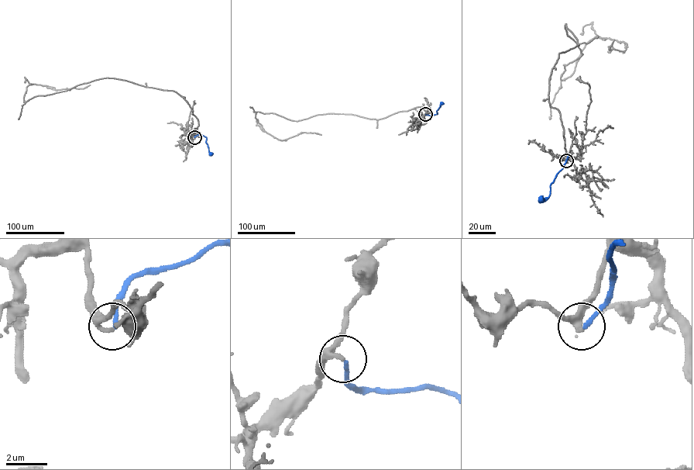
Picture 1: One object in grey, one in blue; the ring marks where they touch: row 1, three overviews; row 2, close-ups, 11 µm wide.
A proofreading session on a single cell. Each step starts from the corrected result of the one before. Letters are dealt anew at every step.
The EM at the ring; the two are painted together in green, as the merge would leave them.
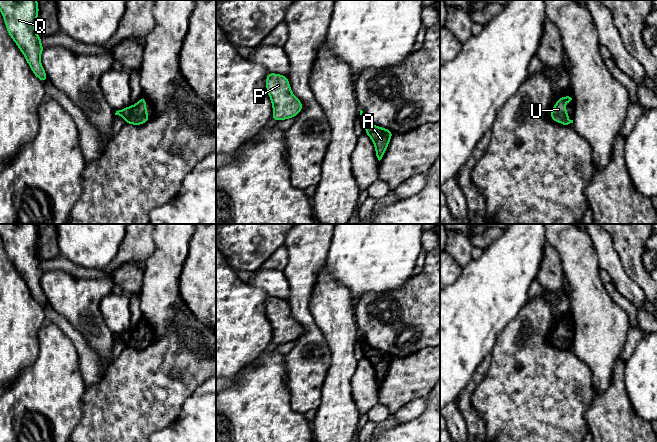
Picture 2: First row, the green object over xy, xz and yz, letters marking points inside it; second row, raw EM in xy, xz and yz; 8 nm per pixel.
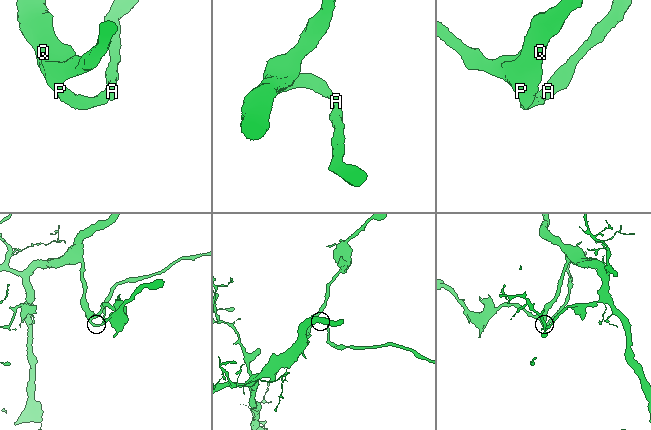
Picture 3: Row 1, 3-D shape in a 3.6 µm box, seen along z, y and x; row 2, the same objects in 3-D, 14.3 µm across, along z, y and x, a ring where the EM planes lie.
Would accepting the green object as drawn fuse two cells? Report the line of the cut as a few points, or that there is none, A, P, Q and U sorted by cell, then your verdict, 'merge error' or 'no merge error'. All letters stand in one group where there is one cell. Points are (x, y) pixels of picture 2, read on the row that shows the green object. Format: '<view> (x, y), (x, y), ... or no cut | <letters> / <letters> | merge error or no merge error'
no cut | A P Q U | no merge error

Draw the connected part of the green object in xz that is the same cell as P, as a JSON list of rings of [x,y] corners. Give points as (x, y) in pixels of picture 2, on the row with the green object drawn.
[[[267,72],[266,91],[272,102],[272,121],[296,117],[303,109],[303,103],[292,93],[285,75]]]

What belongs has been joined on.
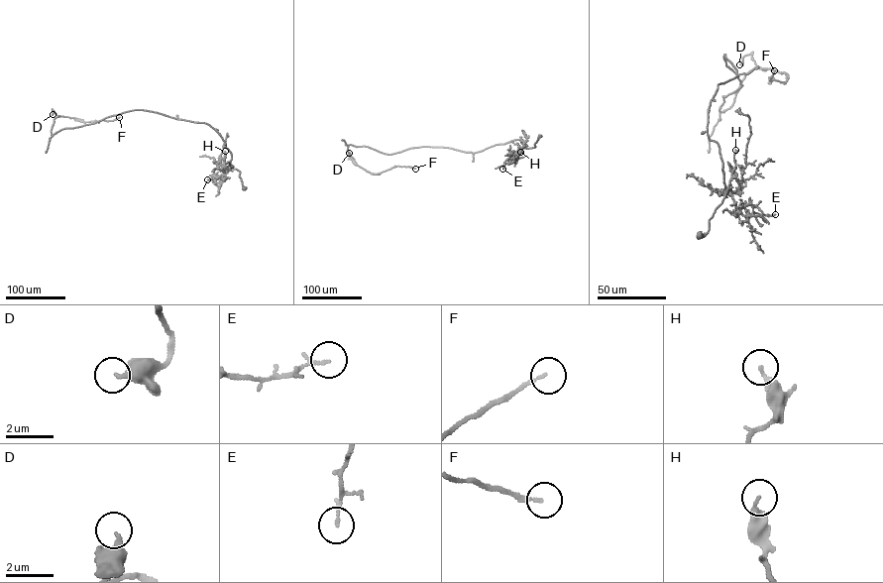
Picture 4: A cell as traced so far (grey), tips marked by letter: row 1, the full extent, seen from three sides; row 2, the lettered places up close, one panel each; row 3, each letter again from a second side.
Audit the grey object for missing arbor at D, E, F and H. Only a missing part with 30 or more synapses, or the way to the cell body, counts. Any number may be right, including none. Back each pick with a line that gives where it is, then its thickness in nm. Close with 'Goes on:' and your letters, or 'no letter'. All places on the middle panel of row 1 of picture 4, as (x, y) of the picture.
Goes on: no letter

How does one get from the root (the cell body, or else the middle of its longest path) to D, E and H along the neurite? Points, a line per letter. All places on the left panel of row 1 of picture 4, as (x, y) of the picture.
D: (244, 188), (240, 172), (227, 171), (224, 141), (205, 123), (135, 110), (52, 135), (60, 116), (53, 114)
E: (244, 188), (240, 172), (235, 169), (225, 169), (222, 177), (207, 179)
H: (244, 188), (239, 171), (224, 169), (225, 151)

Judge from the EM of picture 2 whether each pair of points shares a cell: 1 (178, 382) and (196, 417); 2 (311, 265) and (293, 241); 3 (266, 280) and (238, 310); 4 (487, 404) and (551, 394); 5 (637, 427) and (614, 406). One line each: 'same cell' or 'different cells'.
1: different cells
2: same cell
3: different cells
4: same cell
5: same cell

